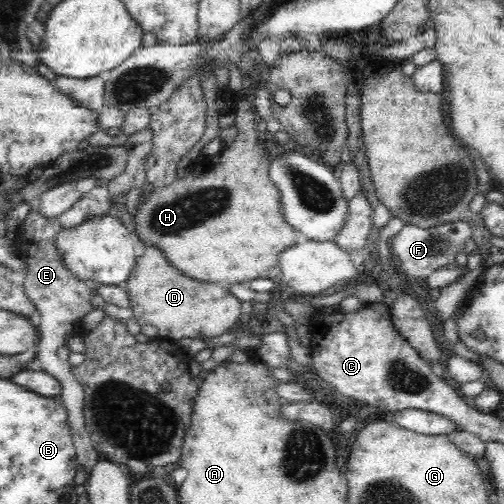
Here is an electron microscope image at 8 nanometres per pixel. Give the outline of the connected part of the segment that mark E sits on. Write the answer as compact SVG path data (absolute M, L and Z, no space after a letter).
M98 186L84 194L82 200L78 200L72 208L52 218L44 217L36 208L36 204L32 204L27 216L21 220L18 232L15 236L11 235L15 254L23 263L23 267L17 269L21 269L22 276L24 276L25 294L30 298L35 310L41 314L39 342L35 350L36 356L43 364L43 370L58 379L62 385L62 392L59 393L58 398L60 398L68 414L68 424L72 429L71 435L76 449L75 458L79 465L87 470L88 475L89 470L99 461L99 452L94 448L89 432L85 427L83 388L71 373L73 367L68 362L68 356L72 352L69 344L70 338L80 333L78 327L82 318L95 310L92 305L92 298L98 295L96 292L98 284L81 280L71 273L67 268L66 261L64 261L64 253L56 245L56 236L62 230L72 230L72 228L78 228L88 220L110 214L109 198L107 187Z

